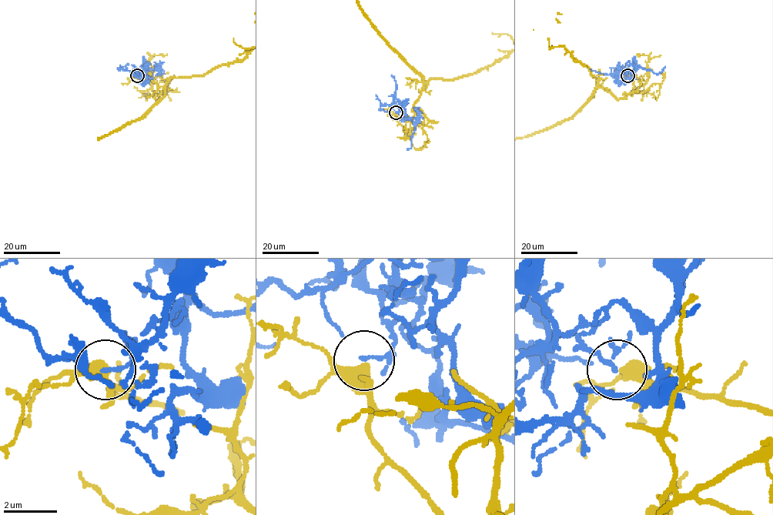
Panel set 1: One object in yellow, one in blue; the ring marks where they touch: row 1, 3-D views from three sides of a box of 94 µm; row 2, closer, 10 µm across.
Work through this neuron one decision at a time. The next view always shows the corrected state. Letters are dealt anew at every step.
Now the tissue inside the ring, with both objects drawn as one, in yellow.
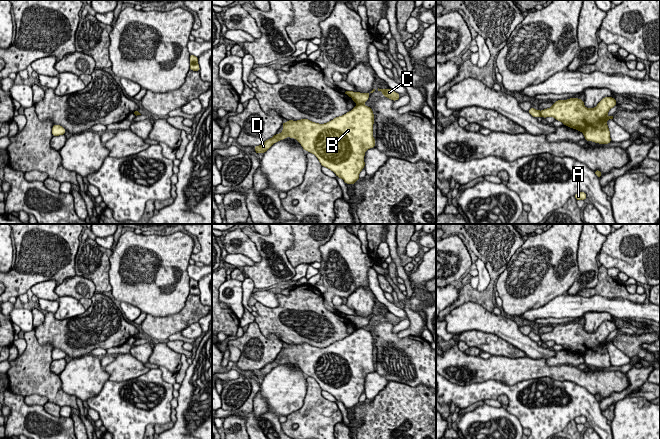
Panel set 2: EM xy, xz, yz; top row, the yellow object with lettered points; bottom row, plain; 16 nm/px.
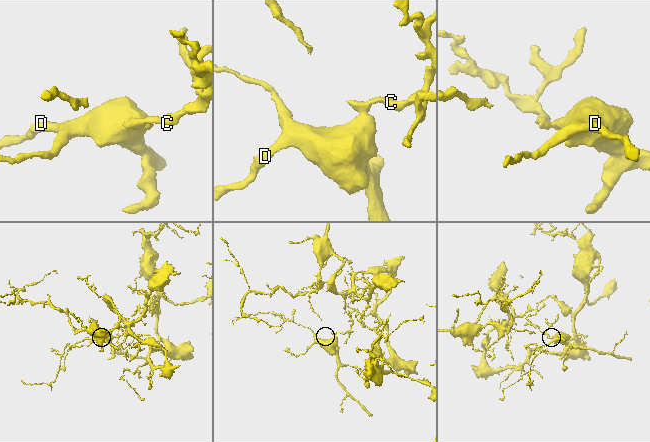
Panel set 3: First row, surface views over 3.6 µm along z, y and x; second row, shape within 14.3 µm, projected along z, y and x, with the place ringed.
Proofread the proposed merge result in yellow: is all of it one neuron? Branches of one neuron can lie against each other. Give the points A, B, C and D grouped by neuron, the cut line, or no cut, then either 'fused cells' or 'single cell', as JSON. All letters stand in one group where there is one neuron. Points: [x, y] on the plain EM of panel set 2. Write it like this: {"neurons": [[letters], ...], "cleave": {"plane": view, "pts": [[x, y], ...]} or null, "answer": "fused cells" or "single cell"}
{"neurons": [["A", "B", "D"], ["C"]], "cleave": {"plane": "xz", "pts": [[358, 327], [362, 328]]}, "answer": "fused cells"}

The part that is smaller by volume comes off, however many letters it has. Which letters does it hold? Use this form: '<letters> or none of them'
A, B, D

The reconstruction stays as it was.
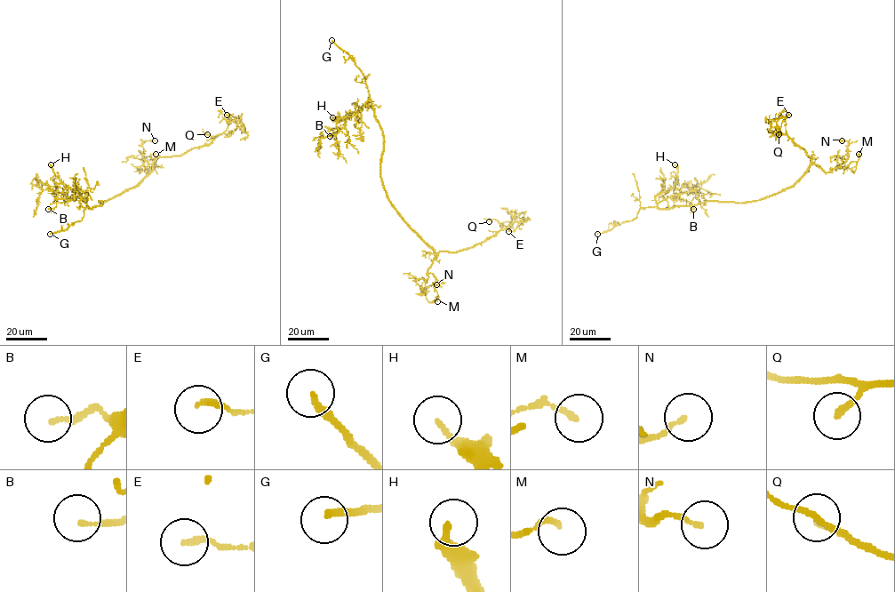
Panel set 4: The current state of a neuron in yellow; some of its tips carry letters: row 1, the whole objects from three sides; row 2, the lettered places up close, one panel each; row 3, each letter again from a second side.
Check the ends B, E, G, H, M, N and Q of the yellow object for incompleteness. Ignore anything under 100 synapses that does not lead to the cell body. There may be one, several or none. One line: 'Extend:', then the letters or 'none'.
Extend: G

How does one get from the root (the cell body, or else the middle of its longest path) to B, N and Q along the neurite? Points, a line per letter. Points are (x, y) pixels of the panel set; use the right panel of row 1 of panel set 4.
B: (761, 199), (742, 203), (706, 201), (666, 209), (658, 204), (669, 196), (687, 200), (693, 209)
N: (761, 199), (791, 188), (811, 164), (828, 172), (844, 163), (848, 158), (848, 141), (842, 140)
Q: (761, 199), (791, 188), (808, 170), (811, 162), (802, 148), (795, 146), (787, 134), (777, 137), (779, 134)

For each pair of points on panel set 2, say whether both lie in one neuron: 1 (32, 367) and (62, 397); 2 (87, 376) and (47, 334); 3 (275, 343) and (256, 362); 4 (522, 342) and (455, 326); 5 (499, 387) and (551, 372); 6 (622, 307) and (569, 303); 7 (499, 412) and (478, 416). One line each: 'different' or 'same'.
1: same
2: different
3: same
4: same
5: different
6: same
7: same

